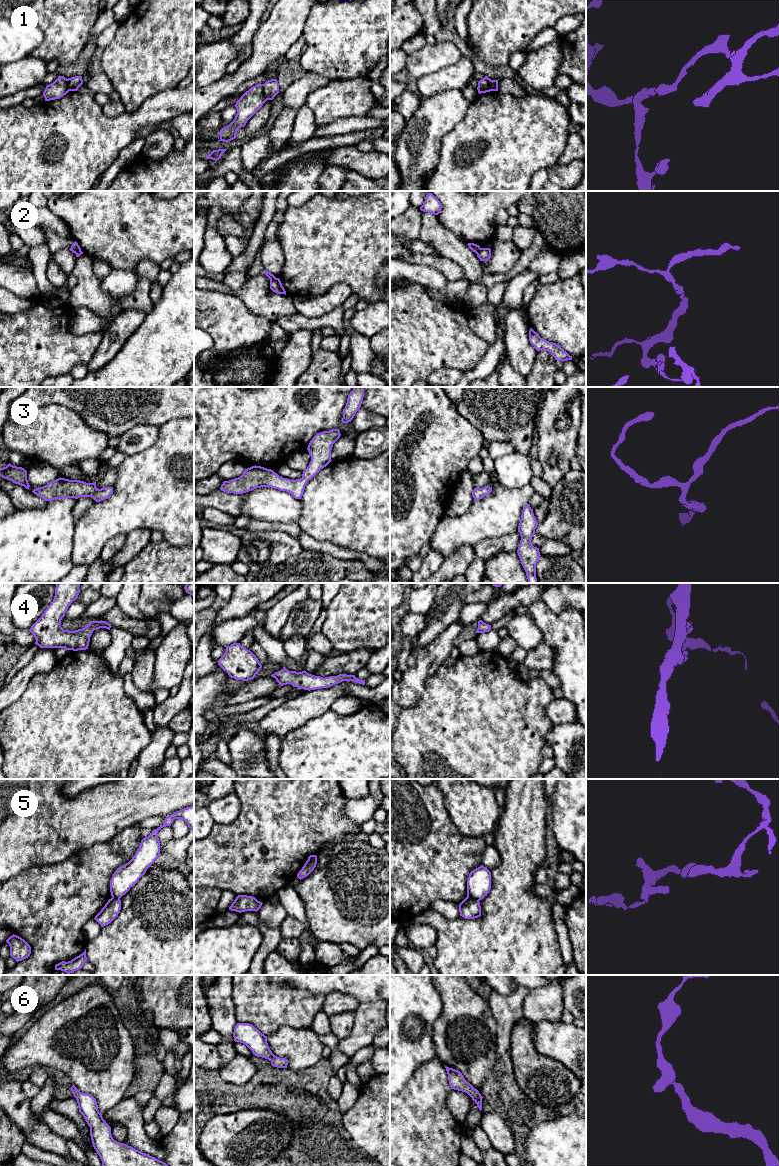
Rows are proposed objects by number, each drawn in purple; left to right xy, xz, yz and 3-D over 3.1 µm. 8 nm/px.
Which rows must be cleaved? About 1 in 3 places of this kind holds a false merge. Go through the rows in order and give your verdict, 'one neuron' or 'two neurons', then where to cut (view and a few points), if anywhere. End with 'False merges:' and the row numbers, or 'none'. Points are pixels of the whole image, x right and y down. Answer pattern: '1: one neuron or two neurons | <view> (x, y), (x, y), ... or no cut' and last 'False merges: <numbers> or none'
1: two neurons | yz (492, 80), (487, 89), (477, 89)
2: two neurons | yz (480, 248), (476, 253)
3: one neuron | no cut
4: one neuron | no cut
5: two neurons | yz (467, 896), (478, 901)
6: one neuron | no cut
False merges: 1, 2, 5

